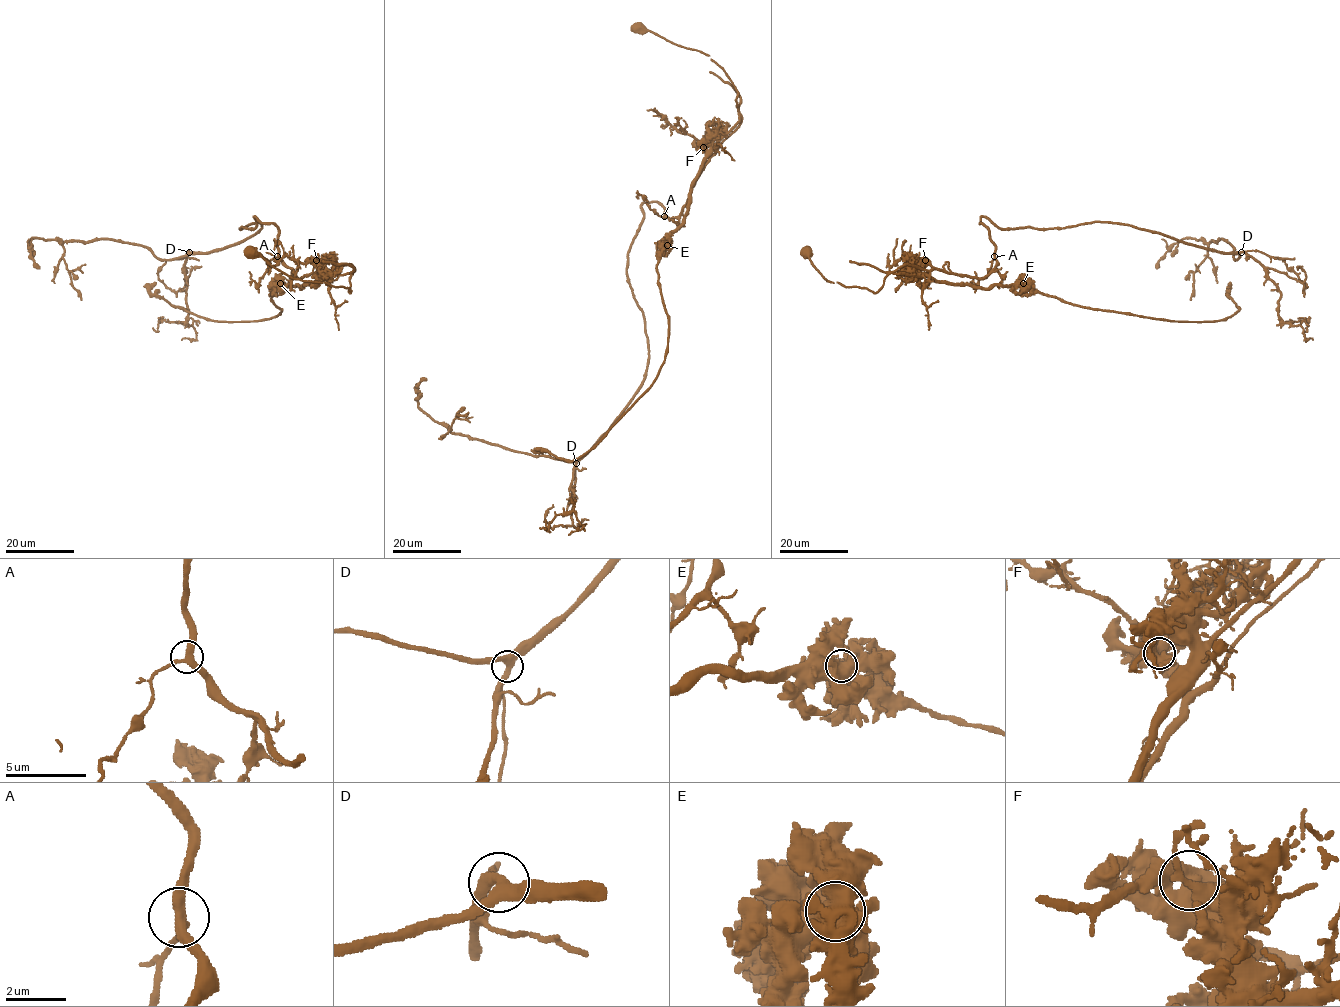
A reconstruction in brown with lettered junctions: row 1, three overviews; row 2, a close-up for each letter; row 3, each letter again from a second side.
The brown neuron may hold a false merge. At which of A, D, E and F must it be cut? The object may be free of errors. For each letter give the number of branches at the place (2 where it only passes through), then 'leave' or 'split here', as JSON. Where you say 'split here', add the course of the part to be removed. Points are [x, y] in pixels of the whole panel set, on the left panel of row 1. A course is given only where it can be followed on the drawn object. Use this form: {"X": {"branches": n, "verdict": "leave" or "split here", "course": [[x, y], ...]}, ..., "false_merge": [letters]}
{"A": {"branches": 3, "verdict": "leave"}, "D": {"branches": 3, "verdict": "leave"}, "E": {"branches": 3, "verdict": "leave"}, "F": {"branches": 3, "verdict": "split here", "course": [[317, 260], [296, 276], [254, 217], [254, 235], [165, 260], [31, 238], [39, 268]]}, "false_merge": ["F"]}

